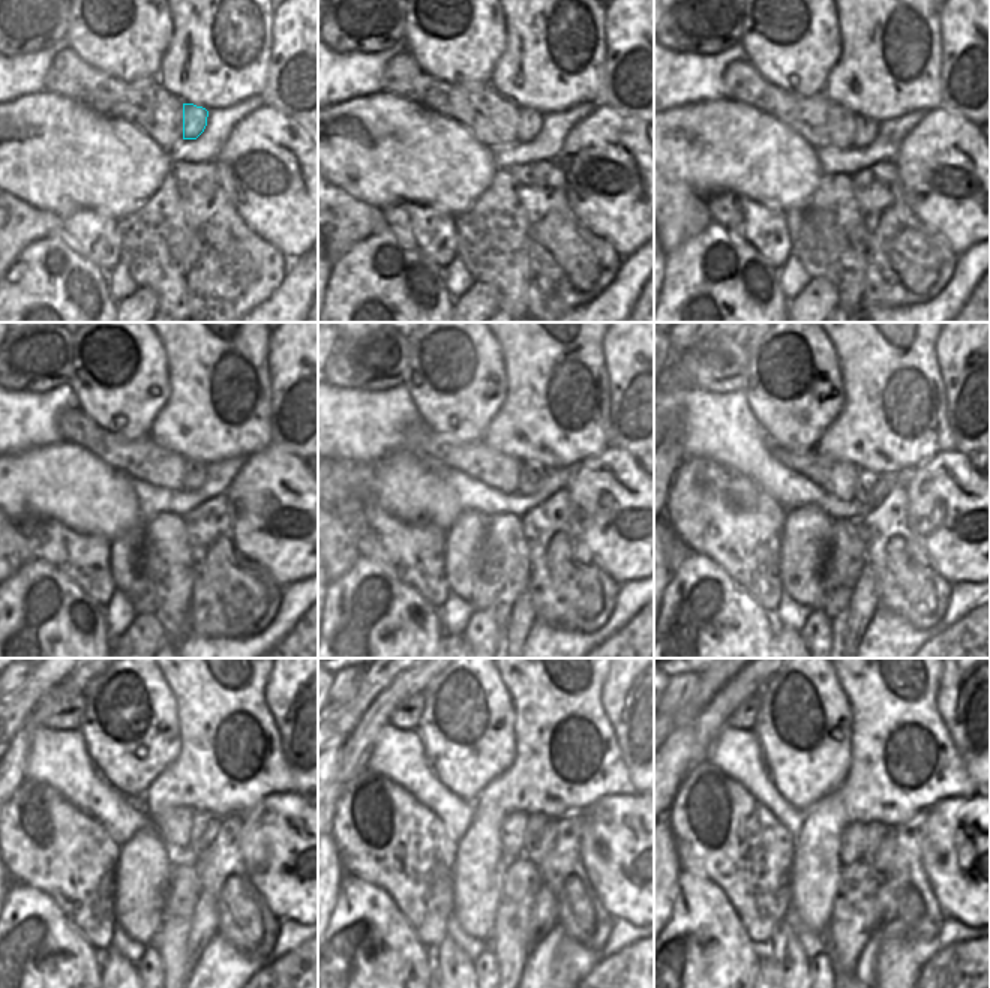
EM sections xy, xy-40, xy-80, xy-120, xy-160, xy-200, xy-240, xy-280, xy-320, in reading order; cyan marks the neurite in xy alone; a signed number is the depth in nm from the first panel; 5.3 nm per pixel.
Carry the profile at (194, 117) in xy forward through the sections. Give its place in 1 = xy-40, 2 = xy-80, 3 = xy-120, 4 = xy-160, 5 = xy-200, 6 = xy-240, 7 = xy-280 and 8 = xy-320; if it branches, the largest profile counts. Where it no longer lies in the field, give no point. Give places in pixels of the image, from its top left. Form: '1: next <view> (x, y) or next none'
1: next xy-40 (530, 122)
2: next xy-80 (866, 129)
3: next xy-120 (195, 473)
4: next xy-160 (531, 476)
5: next xy-200 (872, 489)
6: next xy-240 (204, 826)
7: next xy-280 (540, 832)
8: next xy-320 (878, 838)

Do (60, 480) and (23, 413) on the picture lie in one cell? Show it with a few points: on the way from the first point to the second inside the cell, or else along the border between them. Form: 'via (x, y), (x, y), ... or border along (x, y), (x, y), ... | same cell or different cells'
border along (62, 438), (15, 455) | different cells

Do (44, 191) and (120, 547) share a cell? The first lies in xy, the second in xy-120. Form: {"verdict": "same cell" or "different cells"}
{"verdict": "different cells"}

